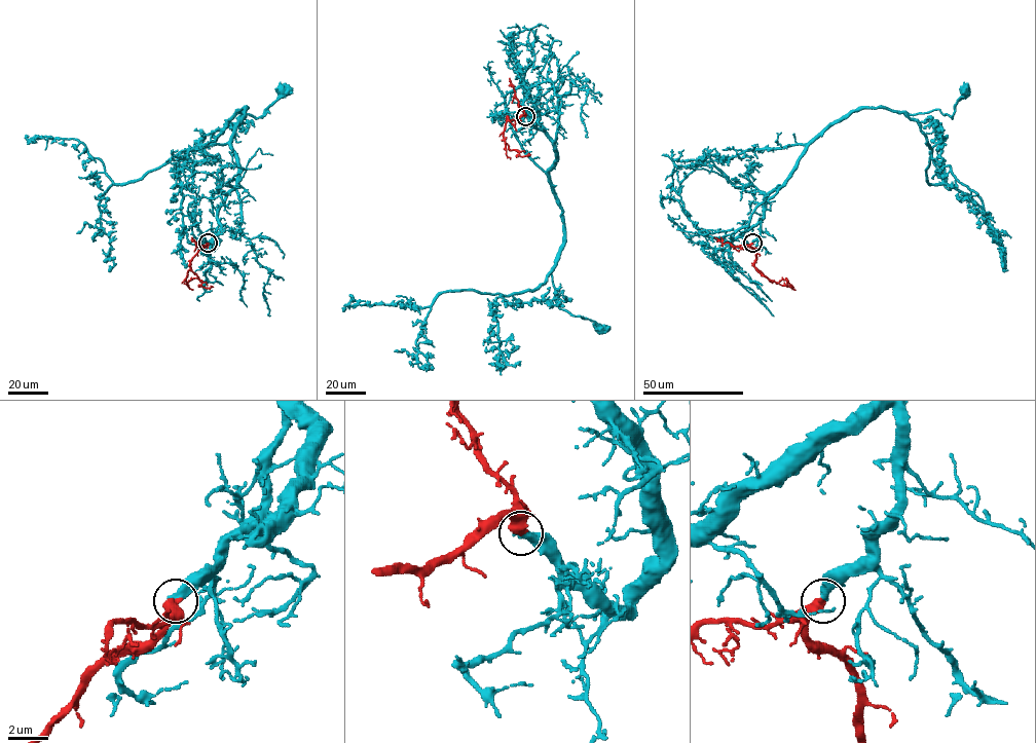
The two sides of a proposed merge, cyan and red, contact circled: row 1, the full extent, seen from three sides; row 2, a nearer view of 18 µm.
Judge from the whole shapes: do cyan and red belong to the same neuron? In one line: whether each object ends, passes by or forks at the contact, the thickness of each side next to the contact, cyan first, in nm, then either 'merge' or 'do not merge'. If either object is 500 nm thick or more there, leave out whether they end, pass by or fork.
calibres 400 and 550 nm; merge

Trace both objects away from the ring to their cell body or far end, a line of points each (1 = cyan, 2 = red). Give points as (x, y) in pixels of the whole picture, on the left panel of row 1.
1: (207, 243), (216, 233), (218, 208), (236, 185), (231, 136), (246, 108), (233, 114), (261, 117), (286, 89)
2: (207, 243), (190, 262), (185, 281), (197, 277), (201, 286), (210, 286)

